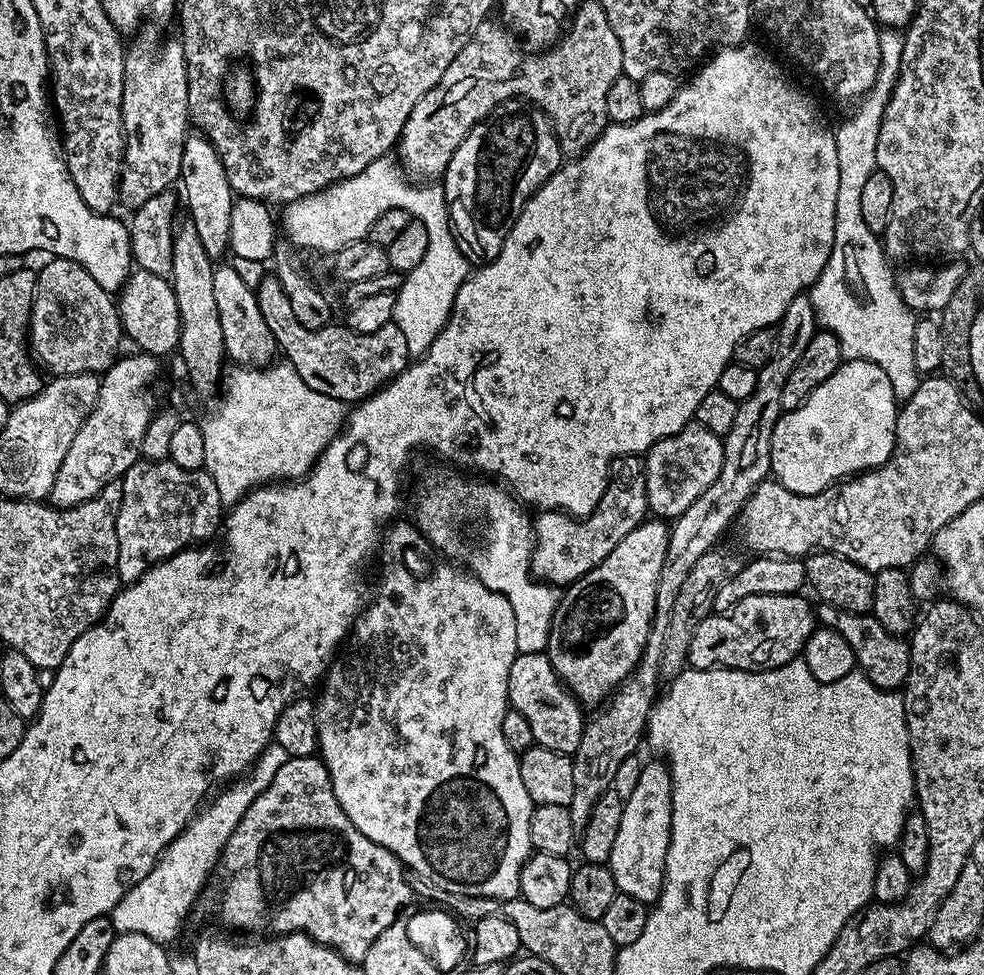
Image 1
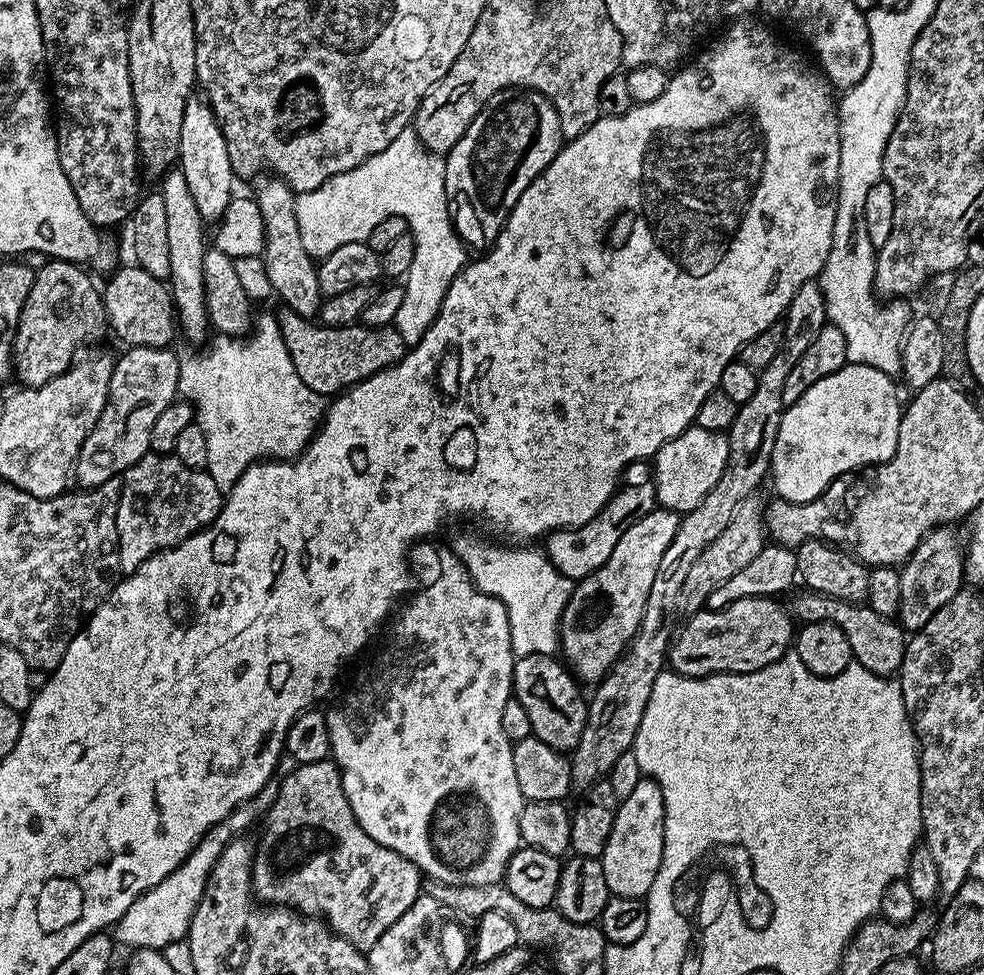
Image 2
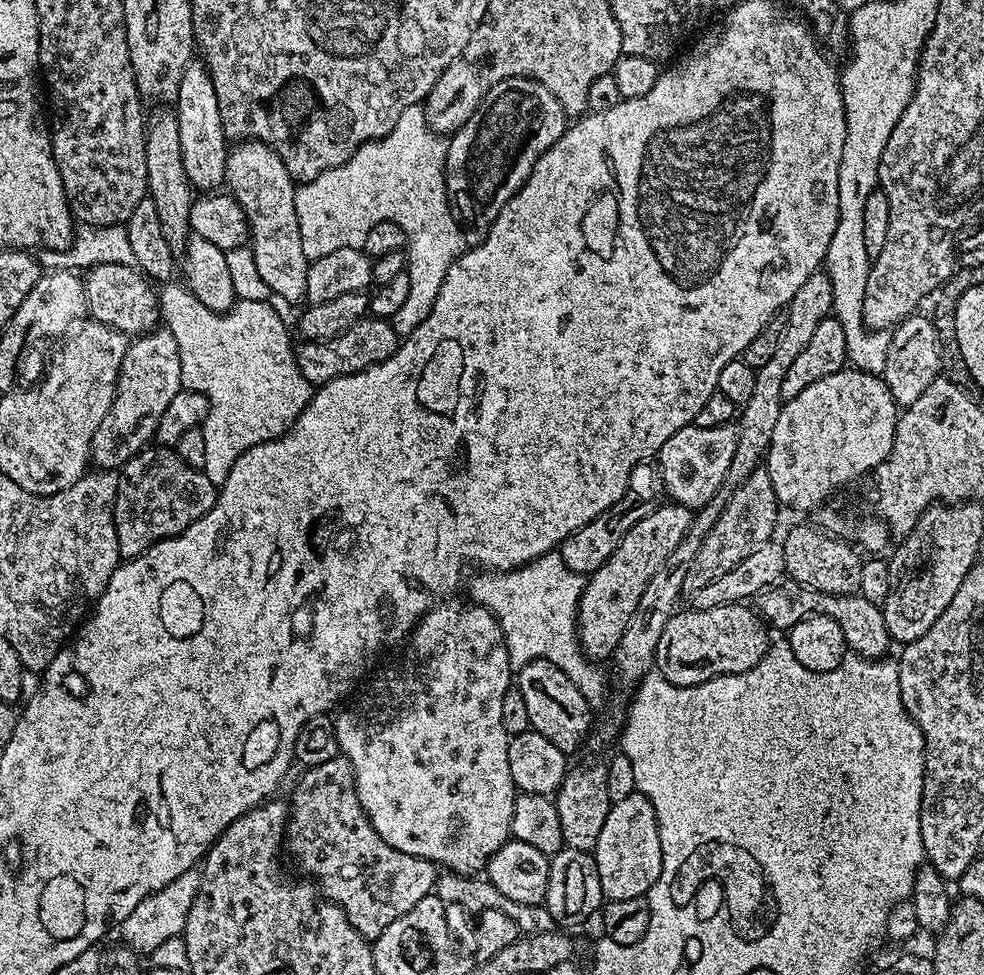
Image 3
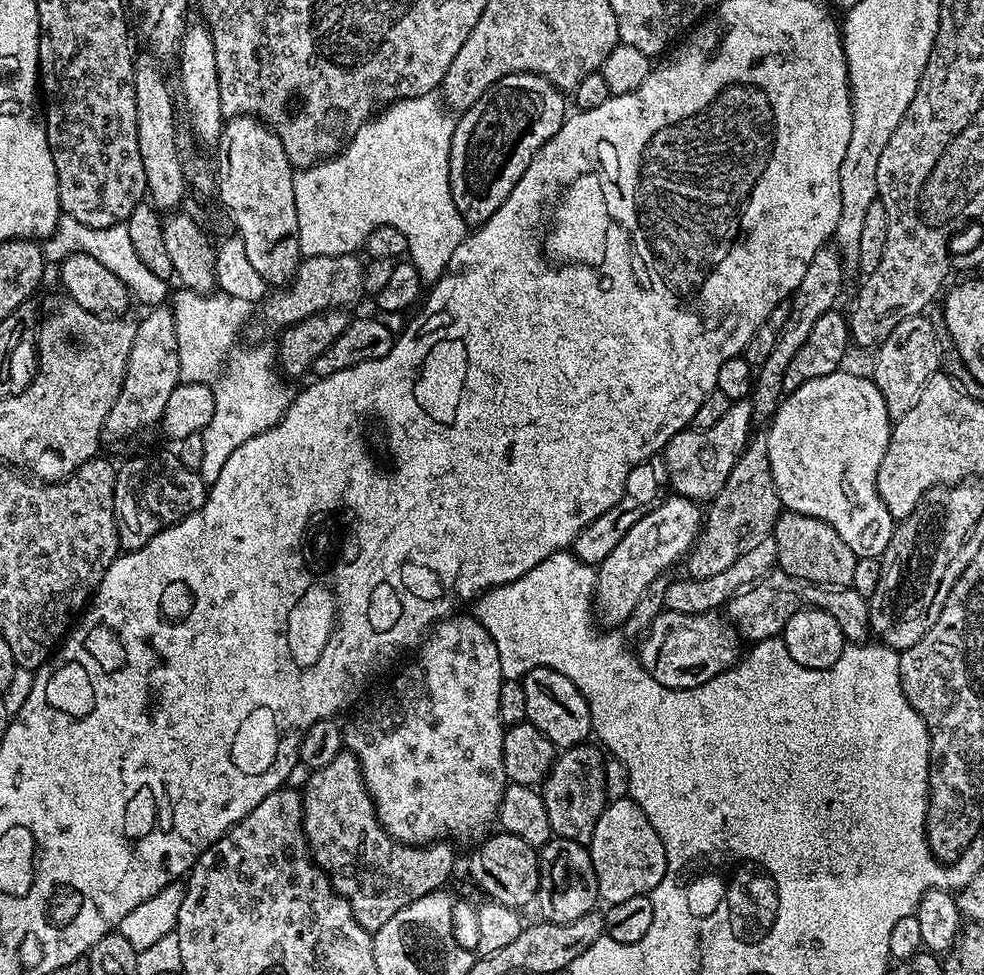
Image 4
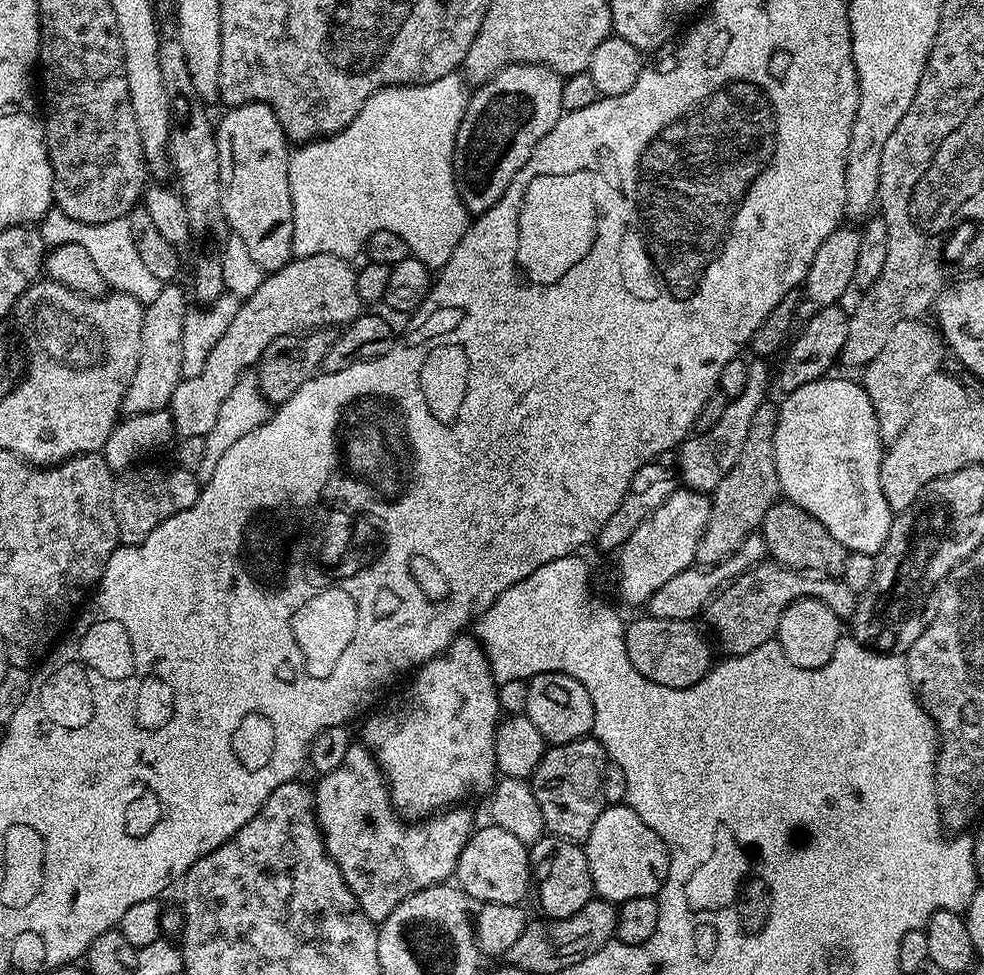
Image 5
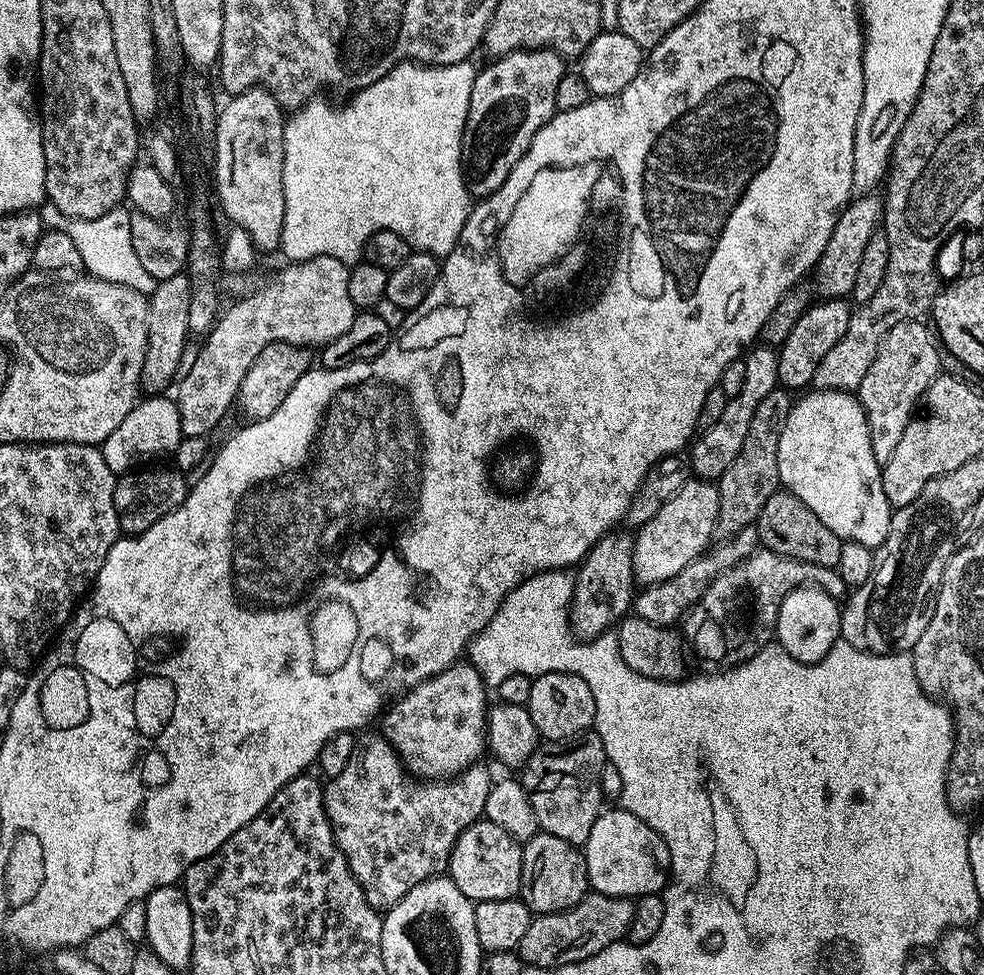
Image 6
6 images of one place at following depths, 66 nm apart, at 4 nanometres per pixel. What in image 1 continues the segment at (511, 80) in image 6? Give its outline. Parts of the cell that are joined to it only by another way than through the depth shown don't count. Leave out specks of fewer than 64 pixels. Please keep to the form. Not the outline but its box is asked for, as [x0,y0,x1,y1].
[442,98,561,265]

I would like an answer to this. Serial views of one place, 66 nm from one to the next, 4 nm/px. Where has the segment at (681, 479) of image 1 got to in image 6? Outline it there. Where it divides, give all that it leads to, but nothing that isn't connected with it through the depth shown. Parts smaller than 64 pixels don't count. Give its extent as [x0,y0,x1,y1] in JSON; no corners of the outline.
[690,346,780,481]

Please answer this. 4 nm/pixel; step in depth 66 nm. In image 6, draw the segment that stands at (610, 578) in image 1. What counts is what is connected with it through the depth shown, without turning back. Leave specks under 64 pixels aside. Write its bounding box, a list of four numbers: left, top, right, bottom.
[632,478,720,586]

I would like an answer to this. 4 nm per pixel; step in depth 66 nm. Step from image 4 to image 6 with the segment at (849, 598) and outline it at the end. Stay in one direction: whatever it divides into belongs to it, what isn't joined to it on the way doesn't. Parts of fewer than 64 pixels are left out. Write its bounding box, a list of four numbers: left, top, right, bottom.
[682,550,849,666]

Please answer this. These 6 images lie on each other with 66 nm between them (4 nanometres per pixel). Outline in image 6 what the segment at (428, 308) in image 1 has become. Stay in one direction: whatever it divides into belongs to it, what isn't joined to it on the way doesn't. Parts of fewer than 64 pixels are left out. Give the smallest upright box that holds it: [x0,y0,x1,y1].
[280,60,478,266]

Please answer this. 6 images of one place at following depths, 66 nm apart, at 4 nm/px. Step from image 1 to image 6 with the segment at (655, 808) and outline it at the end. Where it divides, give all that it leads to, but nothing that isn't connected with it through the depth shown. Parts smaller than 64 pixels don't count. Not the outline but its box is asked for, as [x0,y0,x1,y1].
[582,807,672,898]

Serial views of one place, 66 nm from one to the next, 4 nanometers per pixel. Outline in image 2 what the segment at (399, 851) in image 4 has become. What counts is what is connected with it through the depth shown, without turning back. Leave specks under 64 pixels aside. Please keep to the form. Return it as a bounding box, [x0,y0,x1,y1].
[252,758,422,953]

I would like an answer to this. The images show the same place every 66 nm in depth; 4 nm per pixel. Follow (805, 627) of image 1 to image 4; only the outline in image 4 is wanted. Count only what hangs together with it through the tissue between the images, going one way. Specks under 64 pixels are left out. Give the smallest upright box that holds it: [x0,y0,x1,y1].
[639,610,742,688]

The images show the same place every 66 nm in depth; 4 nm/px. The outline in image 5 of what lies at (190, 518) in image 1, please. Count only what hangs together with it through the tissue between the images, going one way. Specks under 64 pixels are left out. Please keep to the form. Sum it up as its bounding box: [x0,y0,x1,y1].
[112,462,202,545]

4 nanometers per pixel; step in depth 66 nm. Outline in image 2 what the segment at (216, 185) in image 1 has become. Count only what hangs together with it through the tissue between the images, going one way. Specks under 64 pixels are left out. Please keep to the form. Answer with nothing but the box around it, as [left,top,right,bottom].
[177,94,236,222]

